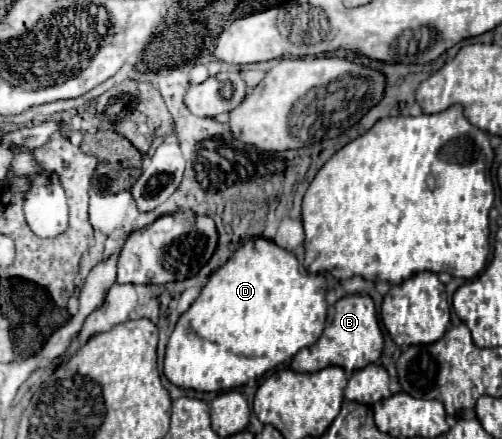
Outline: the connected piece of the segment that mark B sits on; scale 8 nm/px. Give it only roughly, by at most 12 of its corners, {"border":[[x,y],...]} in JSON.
{"border":[[368,294],[328,308],[318,342],[290,368],[346,372],[376,362],[384,348]]}

